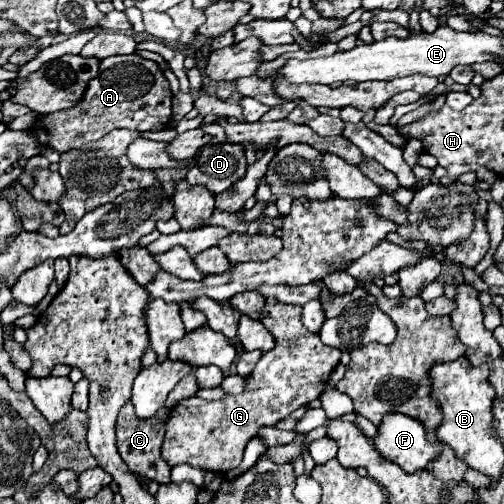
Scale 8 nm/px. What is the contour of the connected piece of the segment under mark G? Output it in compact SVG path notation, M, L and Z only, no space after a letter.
M265 304L261 312L263 326L275 336L277 346L261 356L251 376L247 376L245 392L227 396L225 400L207 402L197 396L181 400L167 422L167 434L161 456L169 466L187 462L201 470L225 474L241 464L245 444L257 434L261 426L273 426L281 418L317 400L329 382L329 374L339 364L341 352L325 346L317 334L303 328L299 306L293 304Z

